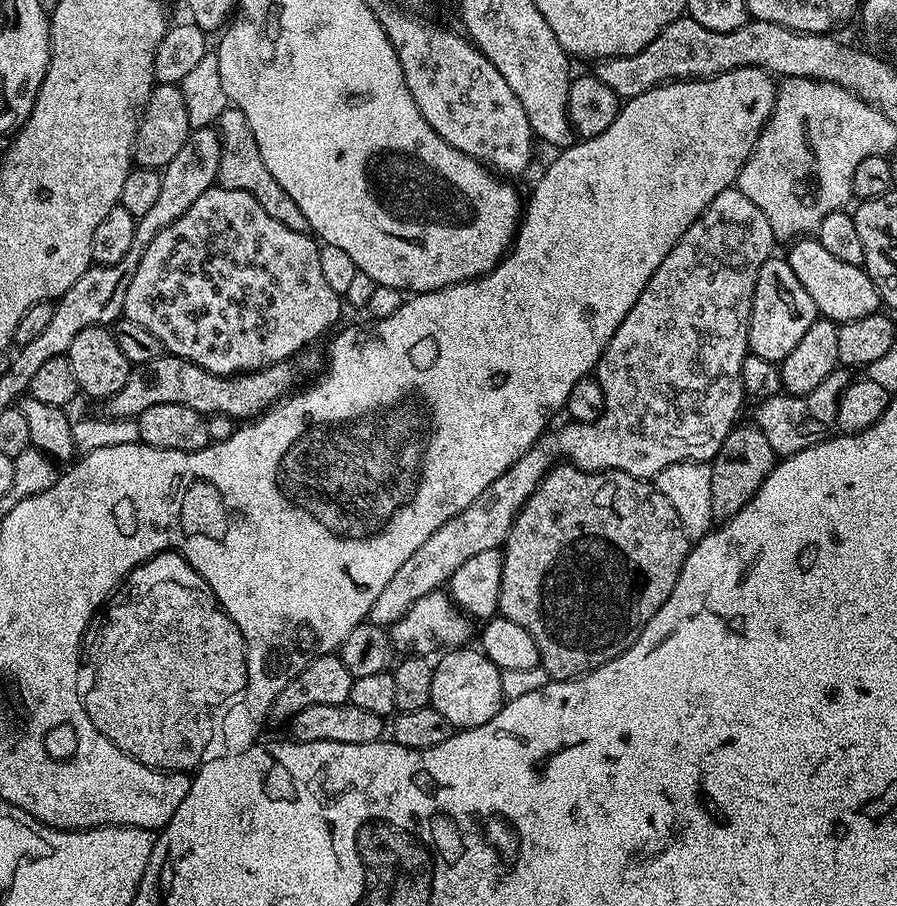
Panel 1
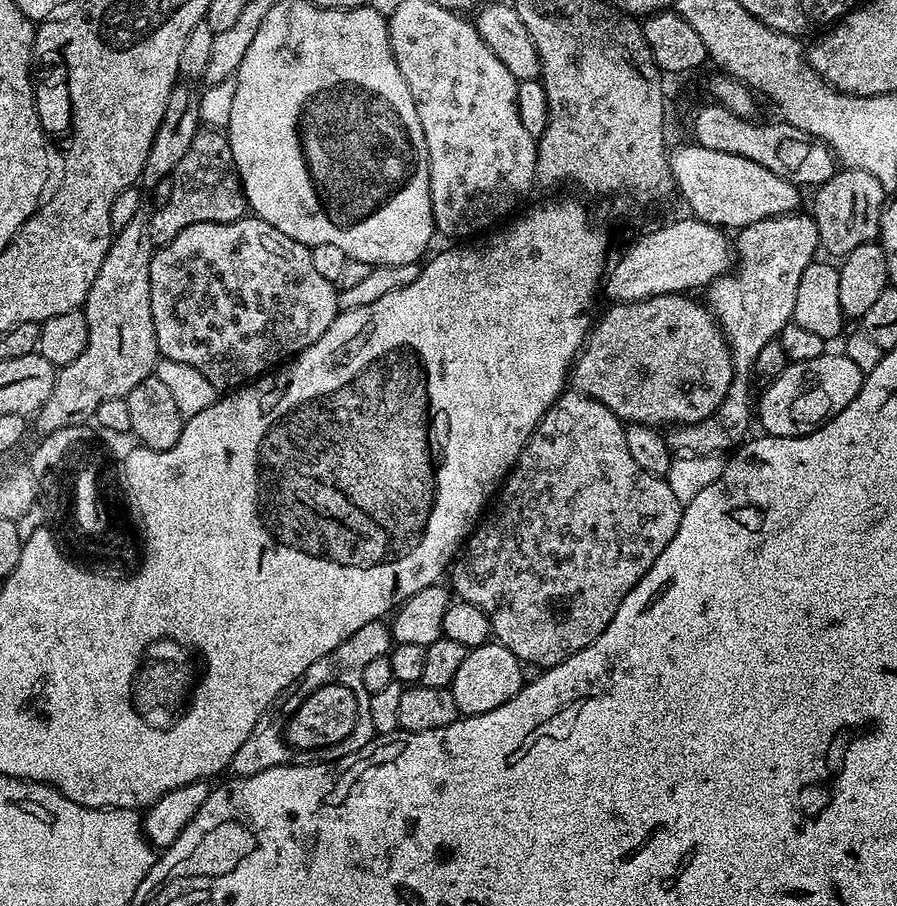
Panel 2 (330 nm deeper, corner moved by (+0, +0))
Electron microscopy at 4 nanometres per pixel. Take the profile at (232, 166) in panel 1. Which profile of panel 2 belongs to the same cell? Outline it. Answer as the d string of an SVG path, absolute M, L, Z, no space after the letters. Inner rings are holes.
M211 126L201 127L194 134L186 154L182 154L182 162L178 162L170 179L173 190L169 202L148 216L148 229L153 245L170 243L173 236L186 230L186 226L194 226L198 222L225 224L243 220L249 211L244 187L240 184L236 164L232 161L227 135Z

